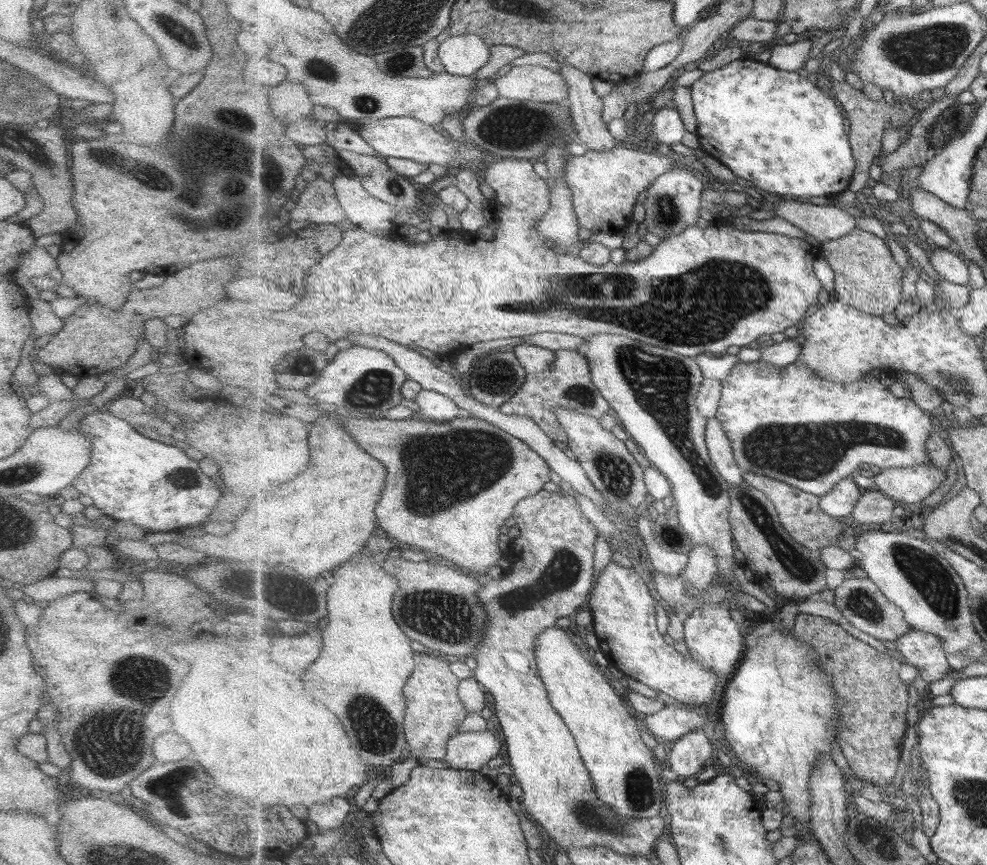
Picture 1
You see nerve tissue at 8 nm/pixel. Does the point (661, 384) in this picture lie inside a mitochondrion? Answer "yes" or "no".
yes

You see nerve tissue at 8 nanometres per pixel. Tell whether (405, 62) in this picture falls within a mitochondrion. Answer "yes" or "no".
yes

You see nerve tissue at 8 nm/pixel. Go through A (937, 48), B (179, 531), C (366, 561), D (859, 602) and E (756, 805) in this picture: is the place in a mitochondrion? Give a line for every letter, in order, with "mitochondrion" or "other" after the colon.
A: mitochondrion
B: other
C: other
D: mitochondrion
E: other

